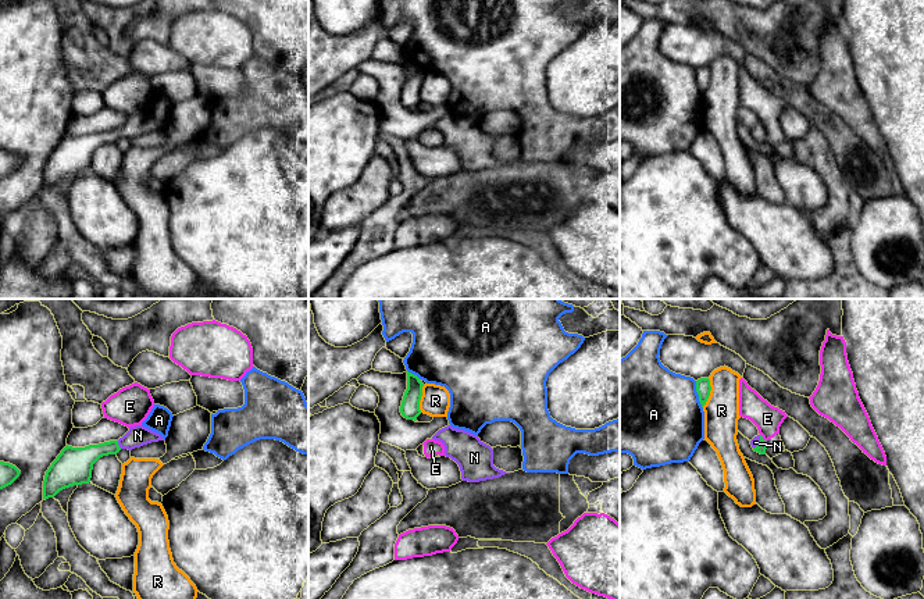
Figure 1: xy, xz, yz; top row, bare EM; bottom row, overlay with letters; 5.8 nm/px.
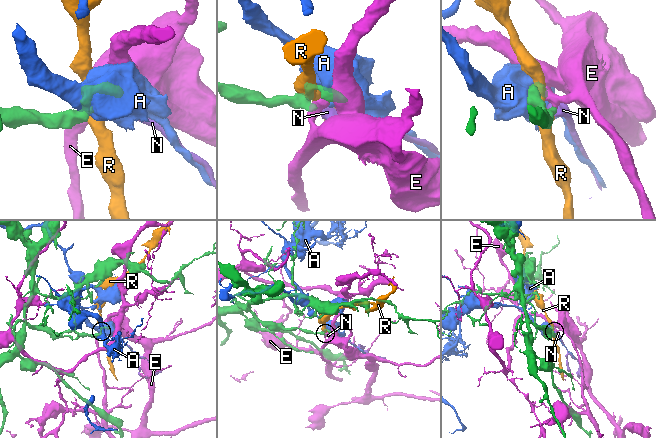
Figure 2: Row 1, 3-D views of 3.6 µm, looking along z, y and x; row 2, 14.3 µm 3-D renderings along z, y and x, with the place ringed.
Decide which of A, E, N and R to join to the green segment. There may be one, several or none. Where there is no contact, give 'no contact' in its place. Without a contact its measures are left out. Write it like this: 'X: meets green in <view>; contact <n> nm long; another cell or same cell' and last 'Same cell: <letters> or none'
A: meets green in yz; contact 170 nm long; another cell
E: meets green in yz; contact 60 nm long; another cell
N: meets green in xy; contact 50 nm long; same cell
R: meets green in yz; contact 170 nm long; another cell
Same cell: N

